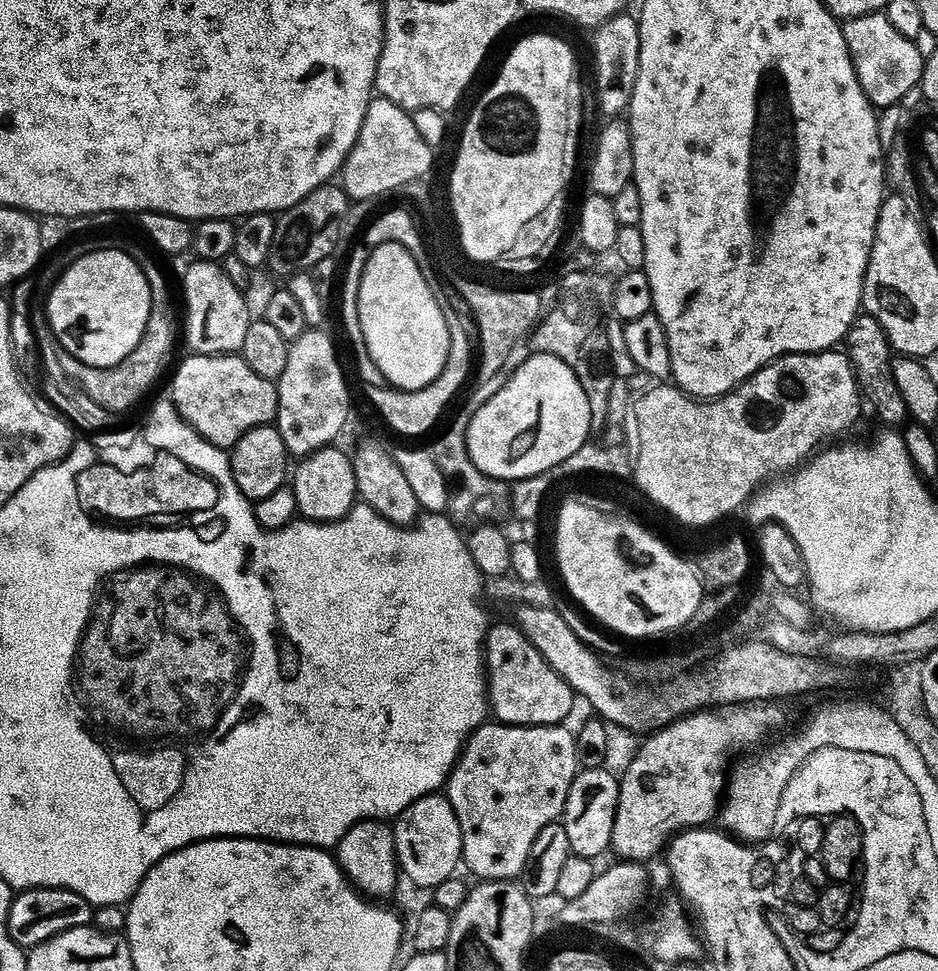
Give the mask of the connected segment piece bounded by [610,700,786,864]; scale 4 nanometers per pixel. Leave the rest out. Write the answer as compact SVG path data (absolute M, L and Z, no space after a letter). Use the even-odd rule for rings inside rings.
M762 700L752 701L743 705L724 706L719 710L700 710L694 712L692 716L686 718L681 717L675 722L662 729L651 733L639 747L638 753L635 756L630 768L621 775L620 778L620 790L619 790L619 802L617 806L617 812L615 814L615 824L613 828L613 834L611 838L611 853L616 854L621 861L625 862L636 862L636 863L647 863L651 859L655 859L665 847L665 844L672 838L675 837L681 831L687 831L692 827L705 827L712 822L719 815L722 801L728 786L728 775L726 776L726 770L728 768L728 756L730 752L738 749L743 742L750 740L755 741L756 739L764 740L773 735L774 730L778 730L786 722L786 712L783 709L784 706L779 701ZM748 720L754 720L756 726L762 729L762 732L756 732L755 727L749 726Z

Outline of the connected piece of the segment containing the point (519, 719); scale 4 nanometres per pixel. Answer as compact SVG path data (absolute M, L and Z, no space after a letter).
M493 623L484 640L484 663L488 678L490 712L499 723L512 724L515 728L563 725L564 720L578 703L578 697L543 658L538 648L515 623Z

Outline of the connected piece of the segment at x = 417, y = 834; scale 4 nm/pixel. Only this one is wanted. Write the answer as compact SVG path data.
M447 795L424 796L411 804L401 816L395 817L394 831L400 869L418 886L436 889L457 875L456 867L461 867L464 858L462 826L458 826L458 814L454 814Z

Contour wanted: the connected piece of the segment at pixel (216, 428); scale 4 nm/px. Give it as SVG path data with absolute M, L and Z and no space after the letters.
M233 354L227 357L226 363L224 362L216 362L213 368L208 368L209 361L204 358L196 358L193 359L193 364L190 361L184 360L180 364L180 369L176 372L176 377L172 380L172 393L170 393L170 399L173 404L175 404L176 408L180 412L180 416L187 424L196 431L203 440L206 442L210 442L215 448L223 448L225 450L231 450L235 444L238 443L244 435L250 430L254 430L255 428L262 428L268 425L271 425L276 418L276 411L280 408L280 393L278 391L277 385L273 383L271 380L267 380L266 378L258 378L258 374L254 374L254 370L250 370L250 366L246 366L246 362L244 361L244 357L239 354Z

